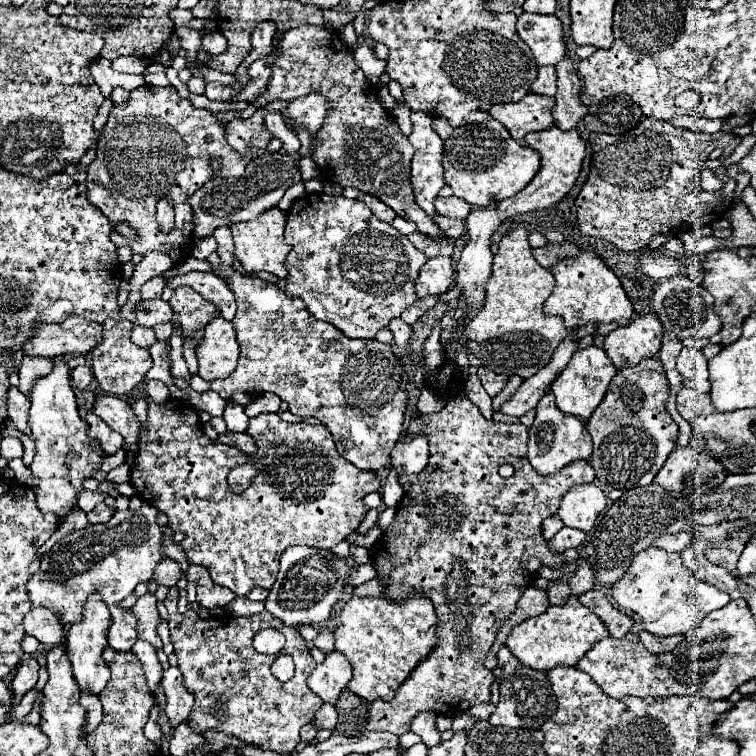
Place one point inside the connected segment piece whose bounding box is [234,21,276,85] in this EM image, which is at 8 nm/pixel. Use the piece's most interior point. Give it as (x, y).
(261, 39)

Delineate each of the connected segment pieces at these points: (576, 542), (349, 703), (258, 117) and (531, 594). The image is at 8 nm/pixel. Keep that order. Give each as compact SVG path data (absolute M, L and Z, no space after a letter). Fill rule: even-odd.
M563 527L553 539L549 539L549 547L557 553L563 553L565 549L569 547L579 547L581 541L585 539L585 533L583 531L577 531L577 529L571 529L571 527Z
M345 689L339 695L339 701L337 701L335 707L337 707L337 713L339 713L335 733L345 735L345 737L363 735L365 725L367 725L367 717L369 717L369 703Z
M273 101L273 103L257 109L255 115L251 115L245 121L241 121L241 119L231 121L227 125L227 141L229 141L229 145L233 145L233 149L237 149L239 153L245 153L251 147L253 157L261 155L263 149L267 147L269 139L271 139L267 127L263 123L263 117L267 113L275 113L275 111L281 113L281 109L285 109L287 105L289 105L289 101Z
M529 585L529 587L523 591L521 599L517 601L517 609L503 621L503 625L501 625L497 637L495 637L495 645L493 645L493 649L489 651L489 655L485 657L487 669L493 669L493 667L497 665L497 651L499 651L501 645L505 643L507 635L511 633L511 629L513 629L515 625L519 625L521 621L529 619L529 617L537 617L537 615L545 613L547 607L549 607L549 601L547 601L545 591L535 589L533 585Z

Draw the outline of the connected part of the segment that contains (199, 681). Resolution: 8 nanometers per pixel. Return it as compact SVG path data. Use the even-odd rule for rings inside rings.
M171 587L165 599L171 643L175 645L175 655L179 657L177 667L185 677L185 687L195 695L195 705L187 721L189 729L195 733L215 729L261 749L281 755L293 753L299 743L299 729L309 723L315 711L323 705L321 697L307 687L307 677L317 663L309 655L299 629L277 623L269 611L253 617L225 615L219 619L199 619L191 607L185 613L179 613L177 601L179 589ZM267 627L273 627L285 635L287 641L281 653L295 655L297 673L287 683L281 683L271 675L275 655L261 655L253 649L253 635Z

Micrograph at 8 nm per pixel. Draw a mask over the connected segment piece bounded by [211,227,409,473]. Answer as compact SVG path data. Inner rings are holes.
M219 227L213 233L217 241L217 253L221 257L219 269L227 279L229 289L237 299L237 313L233 325L237 331L237 341L241 355L235 371L227 379L211 381L211 389L217 391L223 399L229 399L233 393L275 393L281 401L289 403L289 411L299 417L315 417L323 423L337 445L337 451L351 461L361 471L381 471L389 465L389 453L393 443L401 437L403 415L407 407L407 383L409 375L403 363L395 357L389 345L379 343L377 339L349 339L337 331L331 323L317 321L305 307L299 297L287 295L273 283L267 283L253 275L243 275L233 269L233 239L229 227Z

